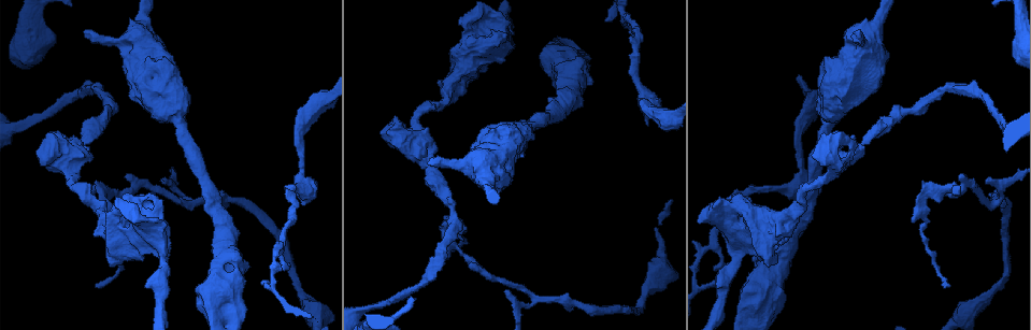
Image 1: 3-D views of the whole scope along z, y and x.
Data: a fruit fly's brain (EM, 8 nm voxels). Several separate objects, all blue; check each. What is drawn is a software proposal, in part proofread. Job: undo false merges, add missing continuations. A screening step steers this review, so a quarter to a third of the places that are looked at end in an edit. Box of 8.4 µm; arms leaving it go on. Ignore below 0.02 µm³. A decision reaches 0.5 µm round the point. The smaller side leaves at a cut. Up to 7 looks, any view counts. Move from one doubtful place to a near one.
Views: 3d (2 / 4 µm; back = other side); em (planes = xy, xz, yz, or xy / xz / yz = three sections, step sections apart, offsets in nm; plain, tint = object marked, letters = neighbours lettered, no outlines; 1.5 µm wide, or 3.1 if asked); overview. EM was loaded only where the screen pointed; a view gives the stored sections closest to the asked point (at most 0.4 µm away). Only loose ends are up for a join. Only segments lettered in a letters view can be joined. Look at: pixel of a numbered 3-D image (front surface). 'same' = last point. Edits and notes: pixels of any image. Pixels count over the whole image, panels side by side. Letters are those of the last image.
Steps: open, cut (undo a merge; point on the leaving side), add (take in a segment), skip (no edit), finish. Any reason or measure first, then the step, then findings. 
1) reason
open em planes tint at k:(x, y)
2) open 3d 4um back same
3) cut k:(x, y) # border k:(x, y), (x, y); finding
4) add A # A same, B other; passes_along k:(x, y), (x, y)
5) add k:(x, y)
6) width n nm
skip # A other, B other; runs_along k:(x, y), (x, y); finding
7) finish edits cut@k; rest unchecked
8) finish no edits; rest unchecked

free end
open em xz step 4 letters at 1:(853, 151)

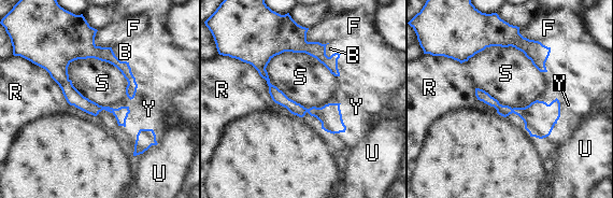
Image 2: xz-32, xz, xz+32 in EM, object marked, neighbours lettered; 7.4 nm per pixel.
skip # B other, F other, R other, S other, U other, Y other; border 2:(267, 64), (304, 107), (340, 103); no lettered segment goes on from it

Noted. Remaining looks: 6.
free end
open 3d 4um at 1:(860, 30)

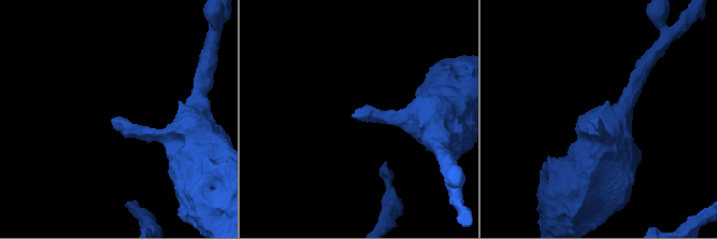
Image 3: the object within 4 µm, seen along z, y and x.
shape alone is not enough
open em yz step 8 letters at 3:(595, 121)

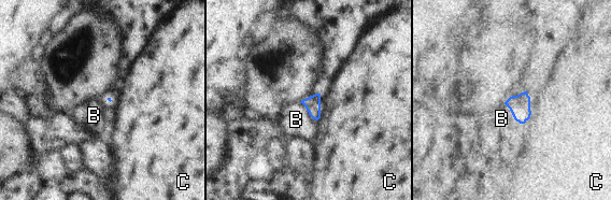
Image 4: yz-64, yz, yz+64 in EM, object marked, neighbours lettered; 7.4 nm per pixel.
add B # B same, C other; passes_along 4:(520, 105), (513, 116), (501, 118); the cell continues

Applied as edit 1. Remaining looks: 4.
finish edits add@4; rest unchecked

